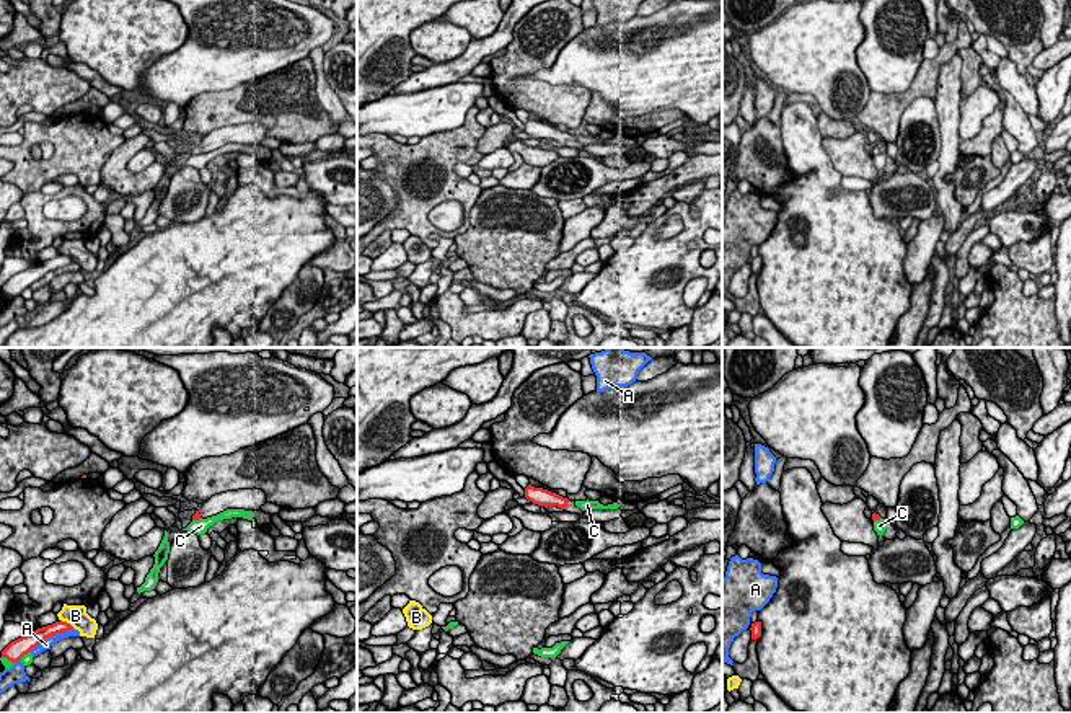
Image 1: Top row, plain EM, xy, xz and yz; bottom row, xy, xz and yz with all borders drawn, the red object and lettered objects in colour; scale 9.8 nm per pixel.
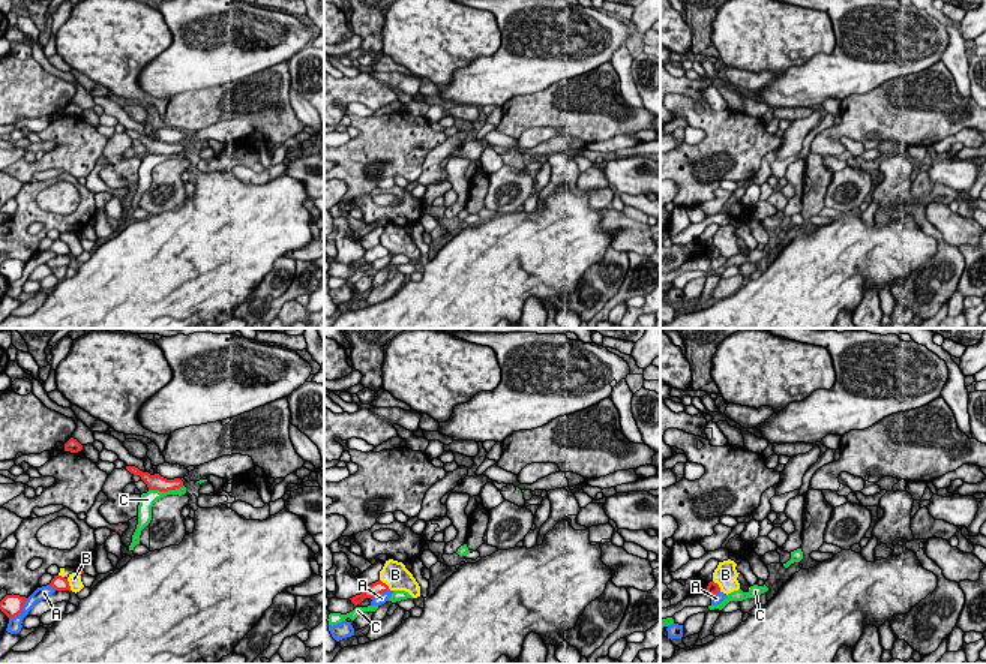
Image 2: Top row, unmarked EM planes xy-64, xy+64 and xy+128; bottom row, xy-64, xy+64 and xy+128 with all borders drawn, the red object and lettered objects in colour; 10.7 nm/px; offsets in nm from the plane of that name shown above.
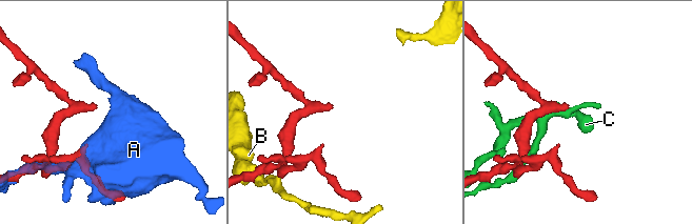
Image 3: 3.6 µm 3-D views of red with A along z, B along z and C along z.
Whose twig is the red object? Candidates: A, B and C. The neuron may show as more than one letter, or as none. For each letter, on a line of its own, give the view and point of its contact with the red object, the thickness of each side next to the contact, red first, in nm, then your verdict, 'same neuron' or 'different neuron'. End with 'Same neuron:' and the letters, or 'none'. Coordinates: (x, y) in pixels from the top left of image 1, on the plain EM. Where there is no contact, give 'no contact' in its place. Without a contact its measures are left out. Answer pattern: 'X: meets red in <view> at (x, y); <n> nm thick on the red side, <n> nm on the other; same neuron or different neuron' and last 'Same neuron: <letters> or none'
A: meets red in xy at (51, 270); 140 nm thick on the red side, 100 nm on the other; different neuron
B: meets red in xy at (66, 256); 120 nm thick on the red side, 200 nm on the other; different neuron
C: meets red in xy at (7, 292); 180 nm thick on the red side, 70 nm on the other; different neuron
Same neuron: none

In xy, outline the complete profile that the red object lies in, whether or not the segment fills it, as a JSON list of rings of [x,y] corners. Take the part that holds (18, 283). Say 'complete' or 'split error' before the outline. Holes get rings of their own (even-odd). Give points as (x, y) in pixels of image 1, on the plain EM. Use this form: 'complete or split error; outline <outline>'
complete; outline [[[55,256],[52,259],[37,263],[34,268],[29,268],[26,271],[21,271],[15,276],[11,276],[3,286],[2,286],[2,292],[7,292],[11,297],[18,297],[21,295],[21,292],[24,289],[28,289],[33,282],[36,282],[37,279],[41,279],[46,272],[62,268],[62,266],[68,266],[73,264],[73,261],[67,256]]]

